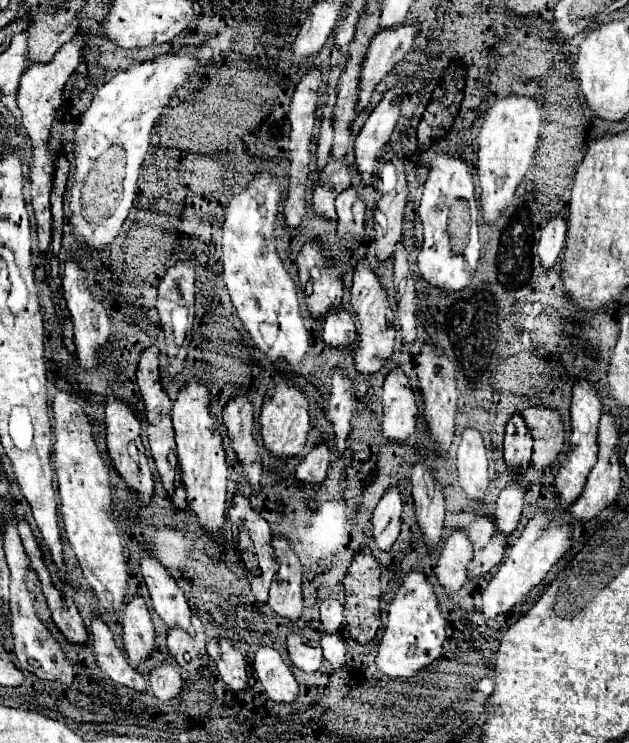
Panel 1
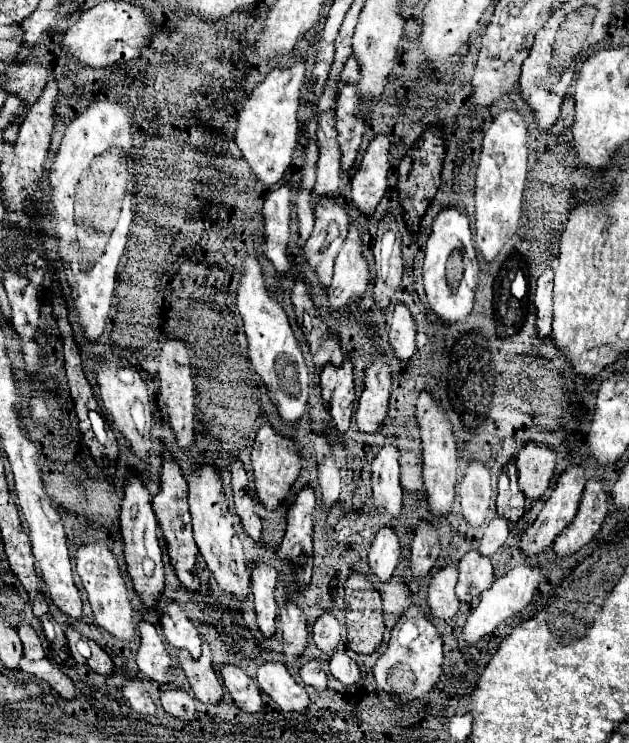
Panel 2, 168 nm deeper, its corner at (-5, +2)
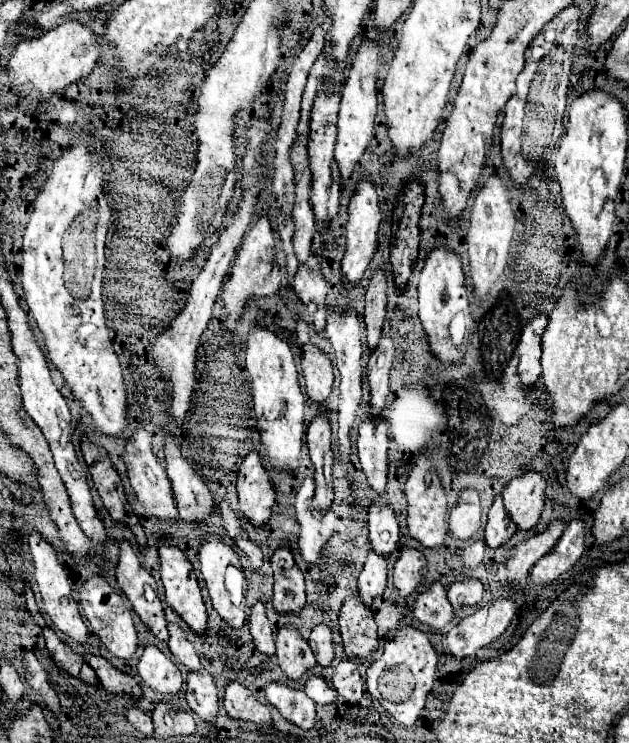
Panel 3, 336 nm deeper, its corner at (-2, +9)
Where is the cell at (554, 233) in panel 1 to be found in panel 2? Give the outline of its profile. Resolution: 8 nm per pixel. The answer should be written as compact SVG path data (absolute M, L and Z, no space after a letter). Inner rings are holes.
M550 268L536 282L534 306L536 306L536 330L538 330L538 338L540 340L546 340L550 336L550 324L552 324L552 280L554 280L554 270Z

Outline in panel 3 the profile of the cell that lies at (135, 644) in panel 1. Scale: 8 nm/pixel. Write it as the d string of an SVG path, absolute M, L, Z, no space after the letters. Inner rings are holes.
M153 643L143 647L143 655L137 663L137 671L145 685L153 687L159 693L177 693L183 685L183 675L179 667Z

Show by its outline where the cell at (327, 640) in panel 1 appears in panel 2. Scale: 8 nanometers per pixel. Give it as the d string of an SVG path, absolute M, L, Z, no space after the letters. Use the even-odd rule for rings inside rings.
M344 650L334 652L328 666L330 666L332 676L334 676L338 682L342 682L346 688L356 686L356 684L360 682L360 670L358 670L358 664L356 664Z

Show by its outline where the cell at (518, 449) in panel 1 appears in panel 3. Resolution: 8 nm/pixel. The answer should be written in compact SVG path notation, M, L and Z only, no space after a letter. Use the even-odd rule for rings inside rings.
M495 495L491 511L489 511L487 527L485 527L485 541L487 541L487 545L493 547L493 549L503 545L515 531L517 531L517 525L509 517L501 495Z

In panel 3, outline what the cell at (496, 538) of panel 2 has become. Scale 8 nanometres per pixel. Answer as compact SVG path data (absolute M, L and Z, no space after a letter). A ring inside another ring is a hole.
M485 539L473 541L473 543L465 549L465 553L463 553L463 563L465 563L465 567L477 567L477 565L483 561L485 551L487 551Z

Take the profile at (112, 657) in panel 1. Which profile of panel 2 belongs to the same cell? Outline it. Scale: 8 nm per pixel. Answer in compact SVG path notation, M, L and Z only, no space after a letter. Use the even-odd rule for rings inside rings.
M128 680L128 684L124 686L124 698L126 698L128 706L132 706L142 716L154 716L156 706L154 706L152 698L148 696L148 692L144 690L144 682Z

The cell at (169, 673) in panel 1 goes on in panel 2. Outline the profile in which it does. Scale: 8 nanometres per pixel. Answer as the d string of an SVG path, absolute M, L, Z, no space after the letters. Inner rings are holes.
M166 690L166 692L162 692L160 704L170 716L174 716L176 720L180 720L184 724L190 724L194 720L196 700L184 690Z

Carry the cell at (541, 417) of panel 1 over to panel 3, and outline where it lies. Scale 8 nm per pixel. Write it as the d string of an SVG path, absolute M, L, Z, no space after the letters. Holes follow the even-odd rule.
M533 469L505 485L503 503L519 529L531 529L539 521L545 503L545 487L545 477Z

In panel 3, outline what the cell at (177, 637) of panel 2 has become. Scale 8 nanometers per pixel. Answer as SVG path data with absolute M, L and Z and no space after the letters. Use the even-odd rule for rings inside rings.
M167 623L167 629L169 629L169 651L173 657L177 657L187 669L199 669L201 663L199 663L199 655L193 647L193 643L187 639L185 631L177 625L177 623Z

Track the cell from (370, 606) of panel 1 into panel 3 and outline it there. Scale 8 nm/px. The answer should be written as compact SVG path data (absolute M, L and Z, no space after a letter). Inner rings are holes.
M353 595L343 601L339 613L339 633L349 659L369 657L377 649L377 623L373 619L373 611L361 601L361 597Z

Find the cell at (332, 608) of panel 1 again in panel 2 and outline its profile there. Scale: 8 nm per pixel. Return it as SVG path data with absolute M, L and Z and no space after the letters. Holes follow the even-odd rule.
M322 614L312 628L314 644L326 654L332 656L340 644L340 624L332 614Z

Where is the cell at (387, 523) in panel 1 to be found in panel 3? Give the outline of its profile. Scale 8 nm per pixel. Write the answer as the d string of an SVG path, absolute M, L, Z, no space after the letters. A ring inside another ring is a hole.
M371 549L359 575L359 595L363 603L371 605L373 599L385 591L385 583L387 583L387 555L375 553Z

